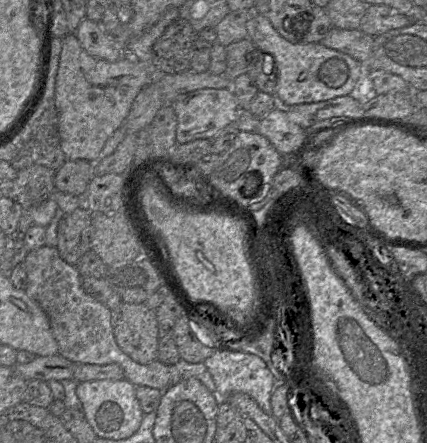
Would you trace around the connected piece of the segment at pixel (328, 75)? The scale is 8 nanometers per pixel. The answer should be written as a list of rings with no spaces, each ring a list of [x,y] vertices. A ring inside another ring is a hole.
[[[252,13],[246,23],[247,38],[256,49],[270,54],[277,67],[275,98],[279,106],[318,103],[351,95],[364,75],[364,65],[349,55],[327,48],[321,43],[294,44],[283,38],[270,21]]]

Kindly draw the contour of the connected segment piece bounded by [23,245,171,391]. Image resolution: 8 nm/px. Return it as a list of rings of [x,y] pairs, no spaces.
[[[44,245],[29,251],[23,265],[27,274],[25,292],[47,315],[58,344],[58,354],[74,364],[118,364],[124,378],[135,387],[146,386],[164,391],[171,385],[168,365],[158,359],[139,364],[120,349],[114,337],[112,311],[84,291],[77,266],[65,262],[56,247]]]

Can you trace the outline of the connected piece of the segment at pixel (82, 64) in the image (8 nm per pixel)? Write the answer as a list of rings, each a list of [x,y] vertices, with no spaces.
[[[75,33],[63,38],[55,84],[60,145],[67,160],[95,163],[108,138],[122,128],[134,99],[148,84],[165,75],[149,63],[141,63],[127,55],[109,62],[89,55]]]

